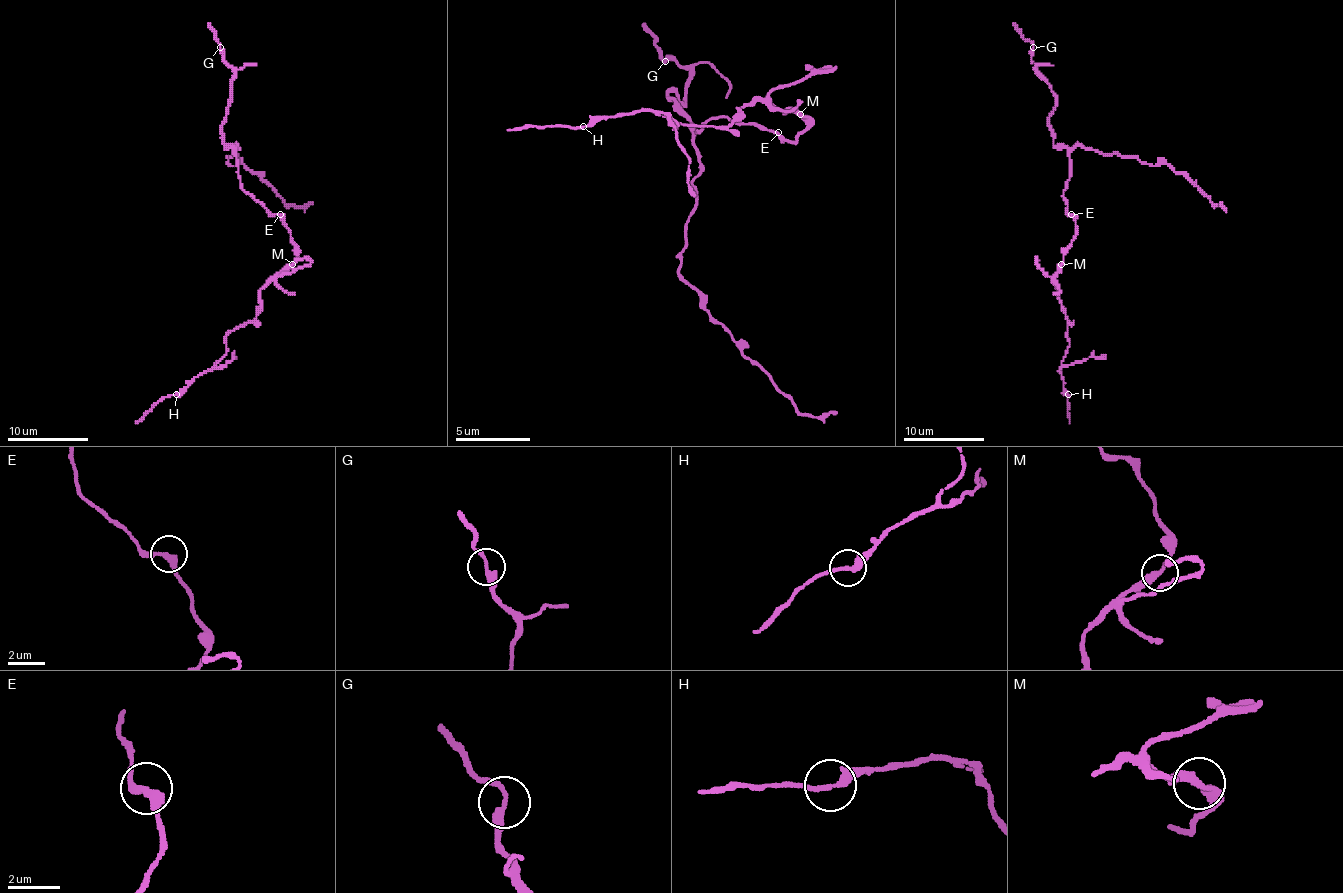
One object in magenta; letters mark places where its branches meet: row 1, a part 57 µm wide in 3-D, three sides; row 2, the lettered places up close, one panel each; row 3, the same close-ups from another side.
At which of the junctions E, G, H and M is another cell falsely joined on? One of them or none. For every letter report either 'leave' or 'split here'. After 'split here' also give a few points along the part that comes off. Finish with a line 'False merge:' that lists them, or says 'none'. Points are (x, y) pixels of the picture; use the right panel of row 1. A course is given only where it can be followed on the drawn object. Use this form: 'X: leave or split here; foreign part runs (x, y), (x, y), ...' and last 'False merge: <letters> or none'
E: leave
G: leave
H: split here; foreign part runs (1067, 395), (1069, 423)
M: leave
False merge: H

